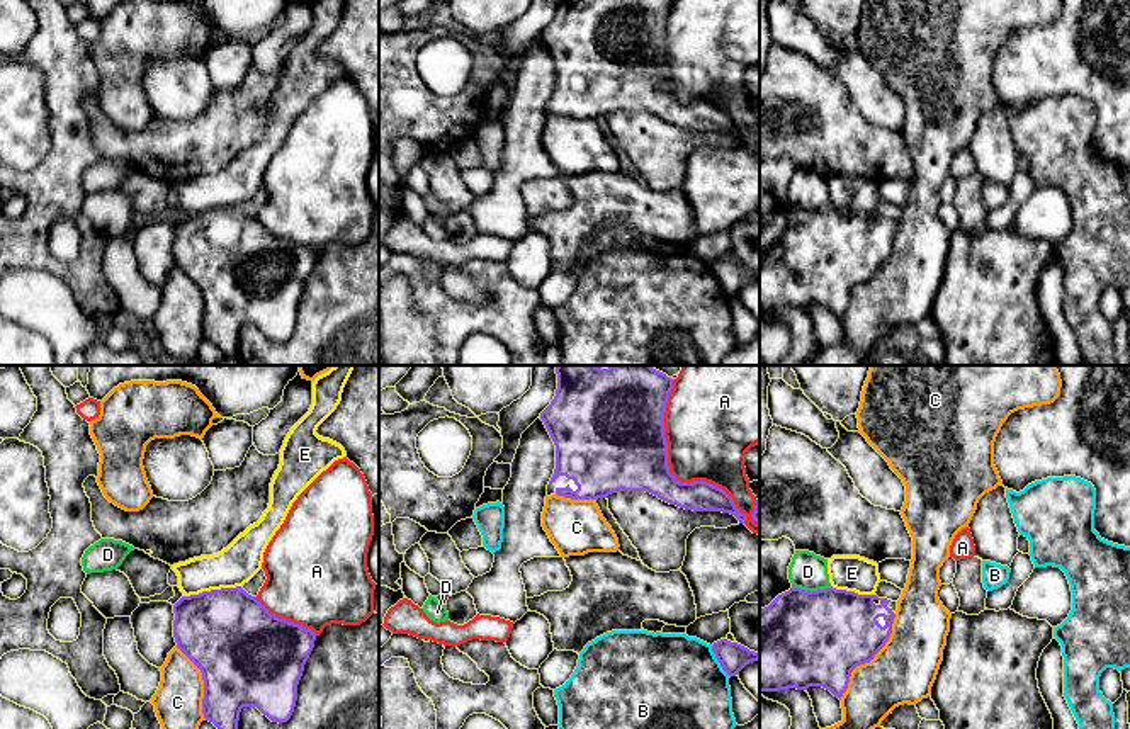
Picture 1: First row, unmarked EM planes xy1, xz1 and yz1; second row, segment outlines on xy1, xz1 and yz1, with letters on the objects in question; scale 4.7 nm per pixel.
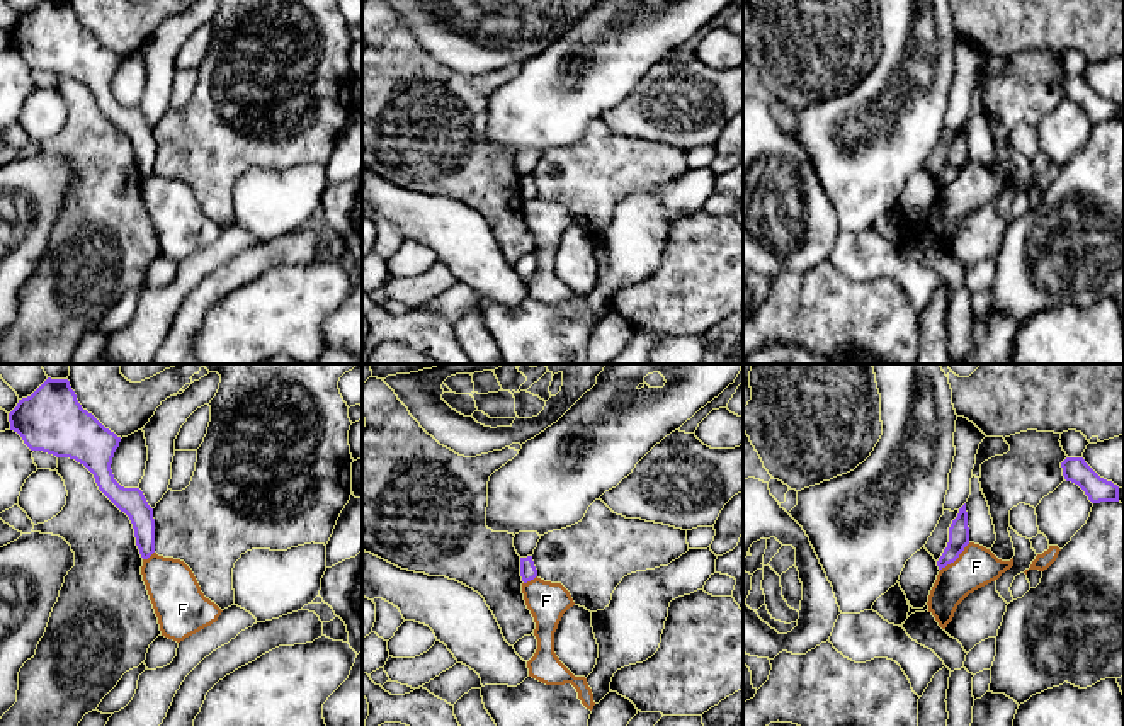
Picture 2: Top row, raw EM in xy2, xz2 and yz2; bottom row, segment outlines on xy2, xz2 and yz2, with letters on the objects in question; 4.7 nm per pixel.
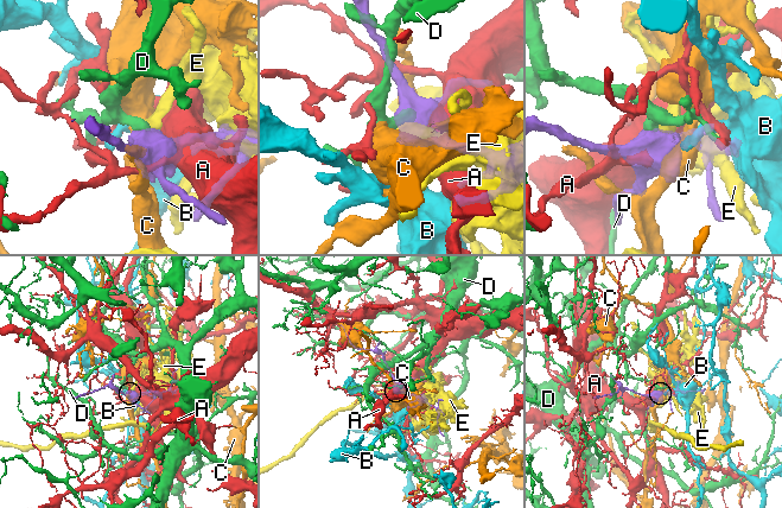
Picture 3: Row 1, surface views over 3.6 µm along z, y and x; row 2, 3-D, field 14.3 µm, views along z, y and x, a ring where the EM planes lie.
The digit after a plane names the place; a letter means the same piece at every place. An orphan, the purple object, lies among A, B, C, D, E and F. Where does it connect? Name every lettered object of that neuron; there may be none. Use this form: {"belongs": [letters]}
{"belongs": []}

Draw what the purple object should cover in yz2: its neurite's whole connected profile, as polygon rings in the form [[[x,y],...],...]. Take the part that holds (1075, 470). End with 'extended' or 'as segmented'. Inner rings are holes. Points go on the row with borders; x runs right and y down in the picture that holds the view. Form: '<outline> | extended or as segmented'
[[[1066,457],[1061,468],[1064,479],[1078,485],[1092,503],[1119,502],[1119,486],[1100,478],[1083,457]]] | as segmented

